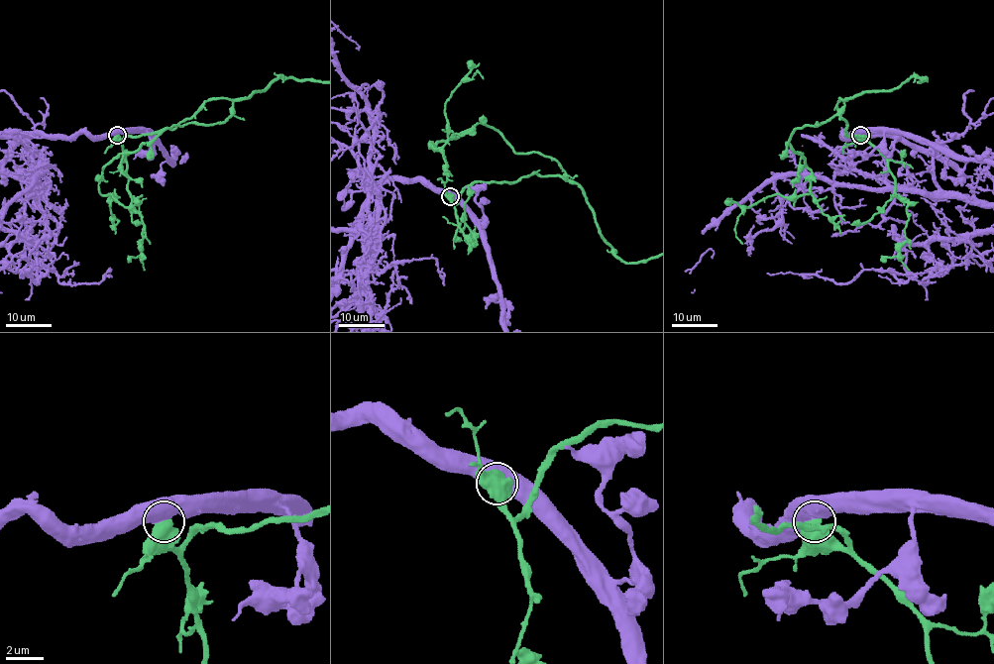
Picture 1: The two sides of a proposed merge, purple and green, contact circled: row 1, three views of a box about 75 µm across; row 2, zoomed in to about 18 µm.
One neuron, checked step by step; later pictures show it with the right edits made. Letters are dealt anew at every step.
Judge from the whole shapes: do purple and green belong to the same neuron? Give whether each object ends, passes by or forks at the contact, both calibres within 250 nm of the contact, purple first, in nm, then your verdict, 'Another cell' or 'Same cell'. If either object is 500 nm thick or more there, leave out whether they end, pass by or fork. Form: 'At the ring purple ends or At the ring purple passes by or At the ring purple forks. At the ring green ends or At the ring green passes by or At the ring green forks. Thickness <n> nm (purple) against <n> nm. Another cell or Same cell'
Thickness 800 nm (purple) against 850 nm. Another cell

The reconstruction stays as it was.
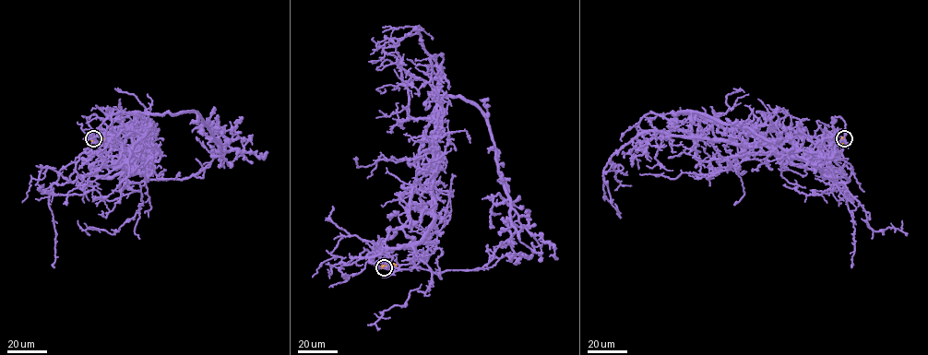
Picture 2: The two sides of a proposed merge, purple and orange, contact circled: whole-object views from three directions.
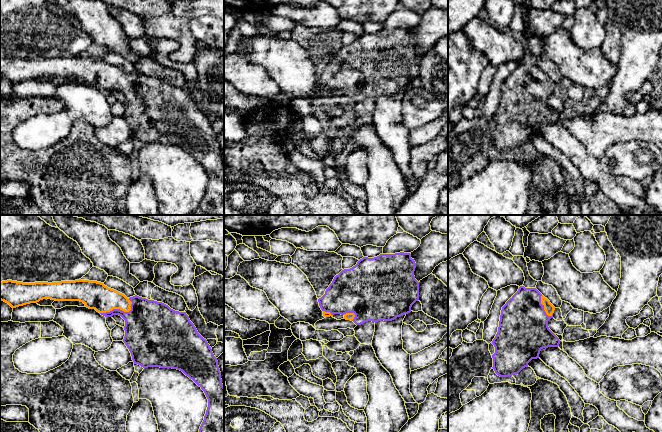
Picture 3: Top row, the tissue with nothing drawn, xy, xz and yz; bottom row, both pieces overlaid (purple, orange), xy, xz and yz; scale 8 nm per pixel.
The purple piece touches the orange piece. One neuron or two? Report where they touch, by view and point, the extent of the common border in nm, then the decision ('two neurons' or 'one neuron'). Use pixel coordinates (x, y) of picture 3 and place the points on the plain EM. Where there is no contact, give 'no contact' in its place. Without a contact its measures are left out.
xy (118, 85) | 280 nm | one neuron

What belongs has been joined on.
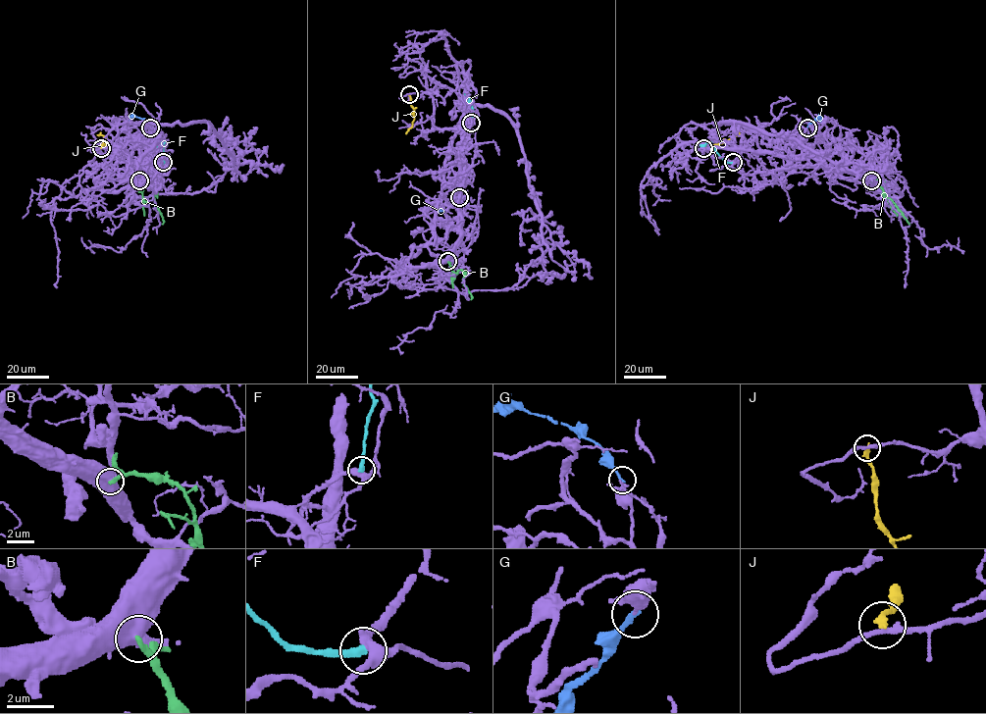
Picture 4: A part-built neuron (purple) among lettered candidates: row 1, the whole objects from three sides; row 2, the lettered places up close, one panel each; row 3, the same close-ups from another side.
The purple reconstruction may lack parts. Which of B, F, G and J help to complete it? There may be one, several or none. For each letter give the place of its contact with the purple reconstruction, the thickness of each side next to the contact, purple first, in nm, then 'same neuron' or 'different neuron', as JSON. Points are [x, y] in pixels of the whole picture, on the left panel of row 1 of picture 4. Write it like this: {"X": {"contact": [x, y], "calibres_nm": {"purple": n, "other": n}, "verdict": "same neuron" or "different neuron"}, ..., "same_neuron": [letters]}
{"B": {"contact": [139, 180], "calibres_nm": {"purple": 750, "other": 240}, "verdict": "different neuron"}, "F": {"contact": [163, 162], "calibres_nm": {"purple": 400, "other": 360}, "verdict": "different neuron"}, "G": {"contact": [150, 127], "calibres_nm": {"purple": 220, "other": 200}, "verdict": "different neuron"}, "J": {"contact": [101, 148], "calibres_nm": {"purple": 240, "other": 260}, "verdict": "different neuron"}, "same_neuron": []}

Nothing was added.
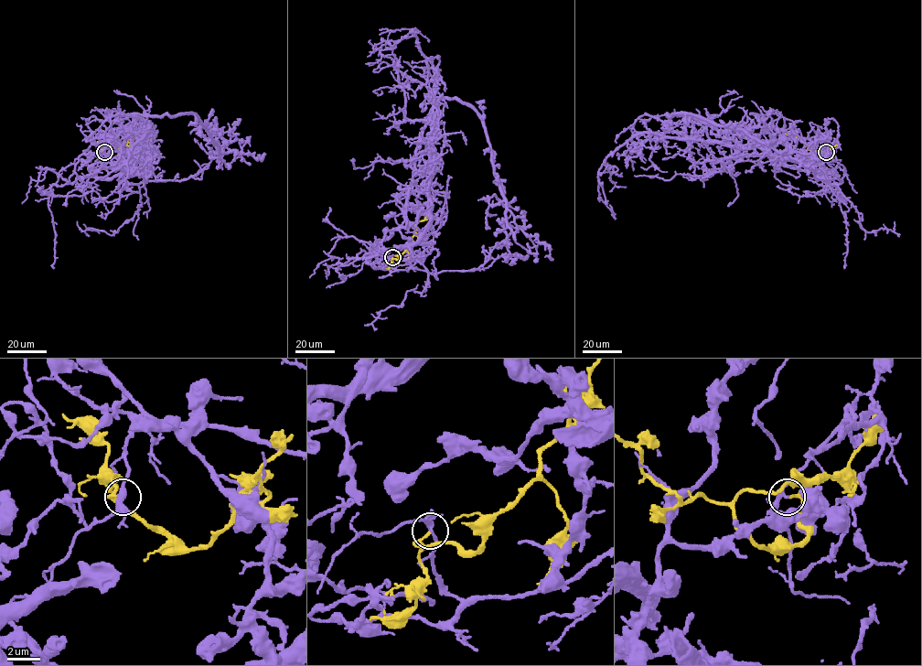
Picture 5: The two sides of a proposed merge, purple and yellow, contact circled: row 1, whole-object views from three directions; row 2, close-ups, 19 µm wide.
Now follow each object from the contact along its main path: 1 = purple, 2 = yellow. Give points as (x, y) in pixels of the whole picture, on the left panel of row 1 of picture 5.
1: (105, 152), (107, 142), (144, 147), (133, 166), (149, 134), (139, 115), (193, 113), (223, 160), (240, 118)
2: (104, 152), (114, 158), (128, 142), (127, 134), (141, 134)

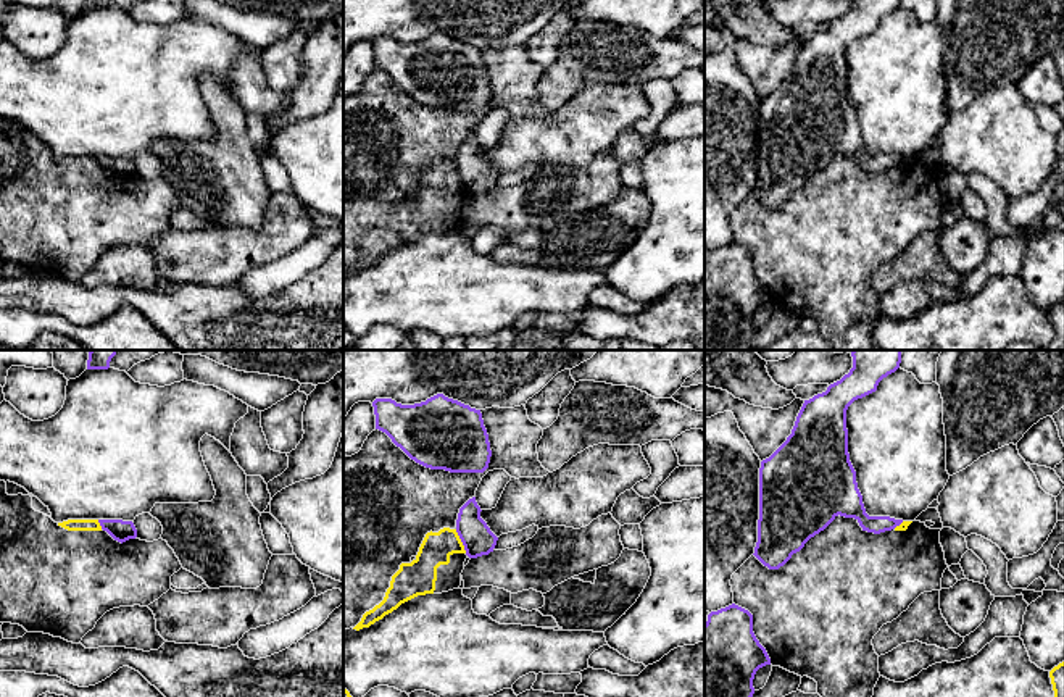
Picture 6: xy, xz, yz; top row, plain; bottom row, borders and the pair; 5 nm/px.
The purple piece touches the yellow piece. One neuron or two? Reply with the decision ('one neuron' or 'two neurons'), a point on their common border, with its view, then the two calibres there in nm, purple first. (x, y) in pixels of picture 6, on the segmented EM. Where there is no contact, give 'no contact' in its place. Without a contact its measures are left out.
two neurons; meets purple in xz at (461, 541); 160 nm thick on the purple side, 160 nm on the other

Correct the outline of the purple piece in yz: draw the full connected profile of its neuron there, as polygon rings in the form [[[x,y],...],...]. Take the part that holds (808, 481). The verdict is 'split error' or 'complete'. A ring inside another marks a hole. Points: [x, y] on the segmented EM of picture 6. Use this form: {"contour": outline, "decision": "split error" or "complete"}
{"contour": [[[853,350],[853,368],[825,392],[804,400],[792,434],[759,468],[759,520],[754,557],[769,570],[783,566],[793,553],[824,531],[838,515],[854,518],[862,531],[880,534],[903,523],[890,516],[869,516],[858,489],[856,471],[848,453],[848,407],[877,390],[879,382],[895,373],[901,350]]], "decision": "complete"}

